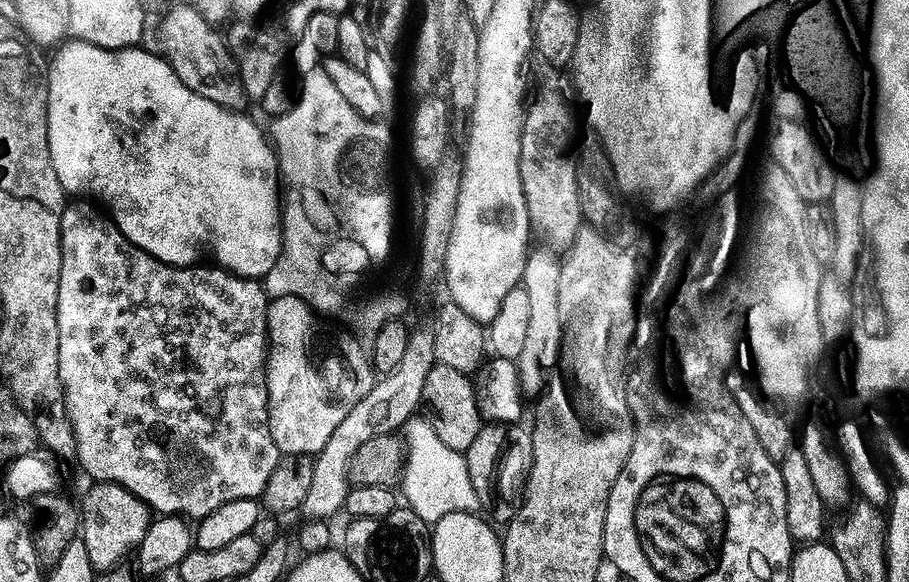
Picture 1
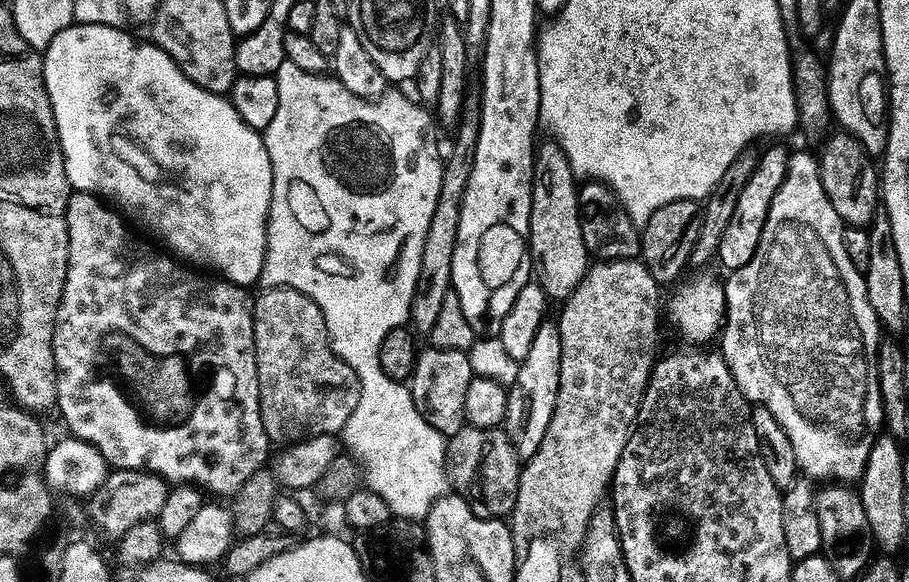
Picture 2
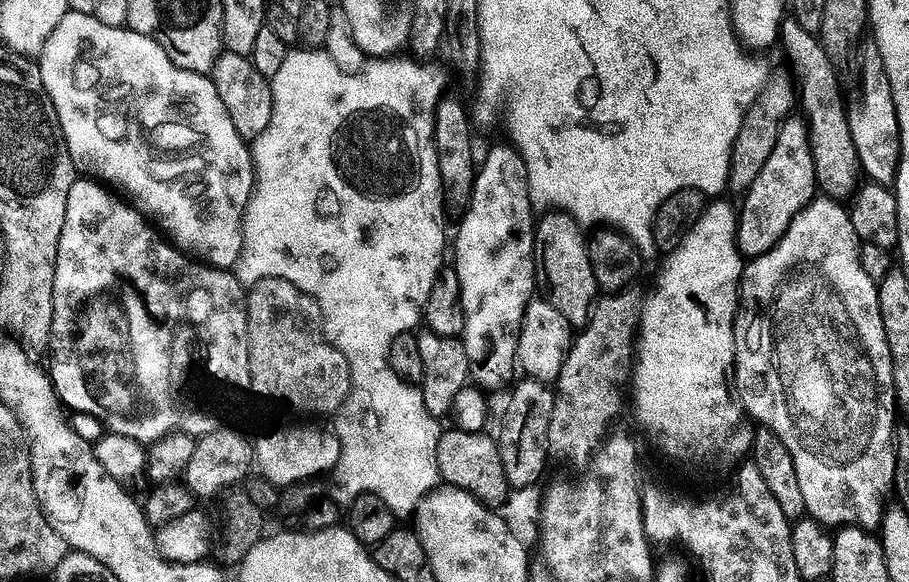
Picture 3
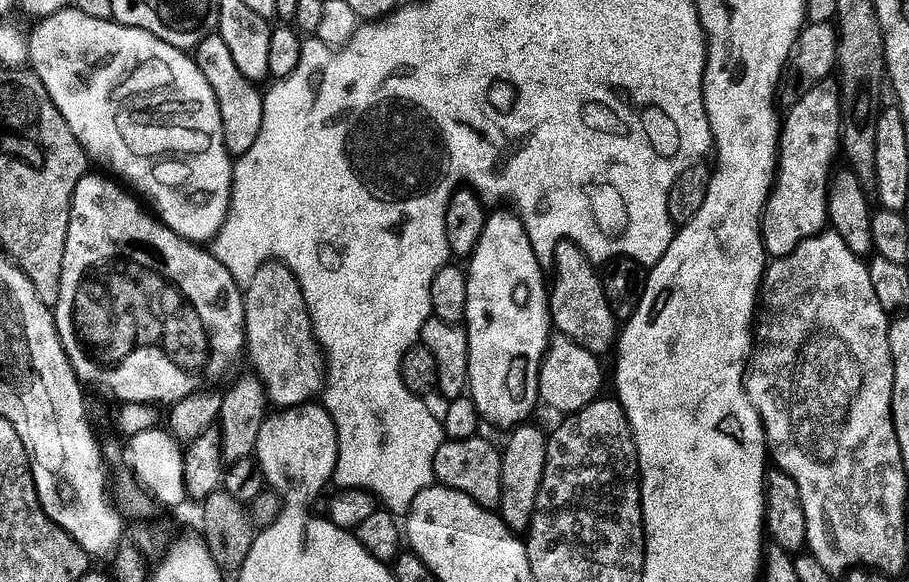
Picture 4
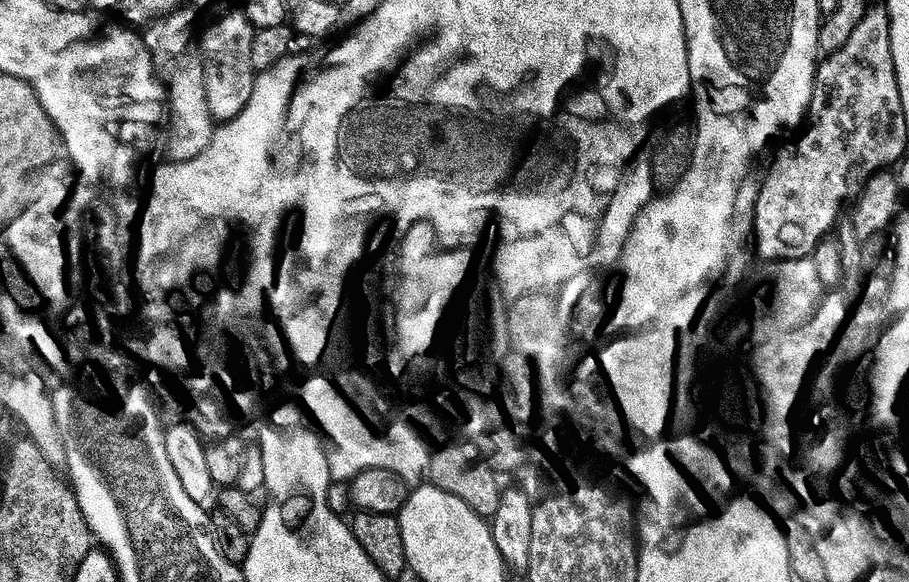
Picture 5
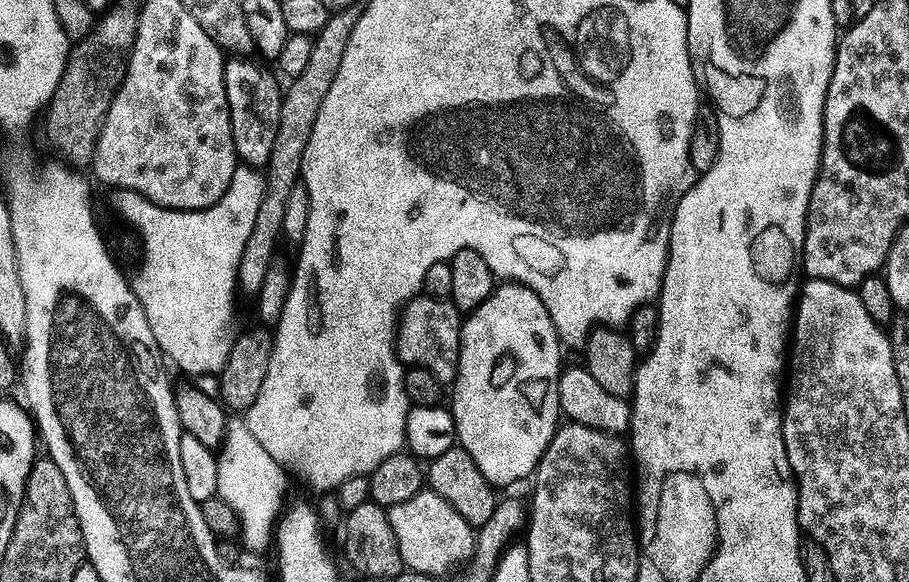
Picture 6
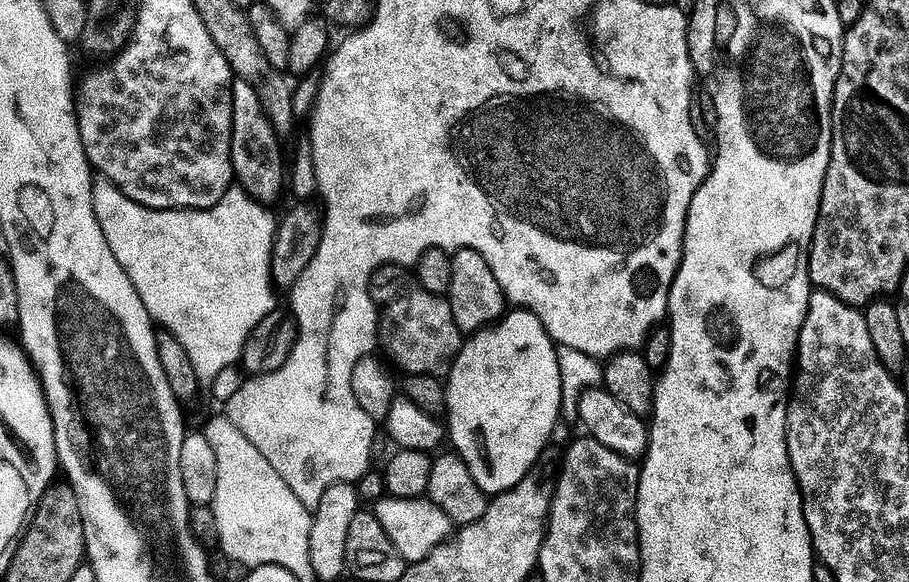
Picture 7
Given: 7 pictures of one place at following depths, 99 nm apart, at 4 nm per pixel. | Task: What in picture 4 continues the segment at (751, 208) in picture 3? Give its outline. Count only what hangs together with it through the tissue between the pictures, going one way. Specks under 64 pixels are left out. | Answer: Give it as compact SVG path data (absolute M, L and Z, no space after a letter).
M823 82L809 88L791 105L783 121L778 141L776 175L764 205L760 233L769 257L788 256L803 240L819 236L829 223L828 189L832 163L841 151L840 90L835 83Z

